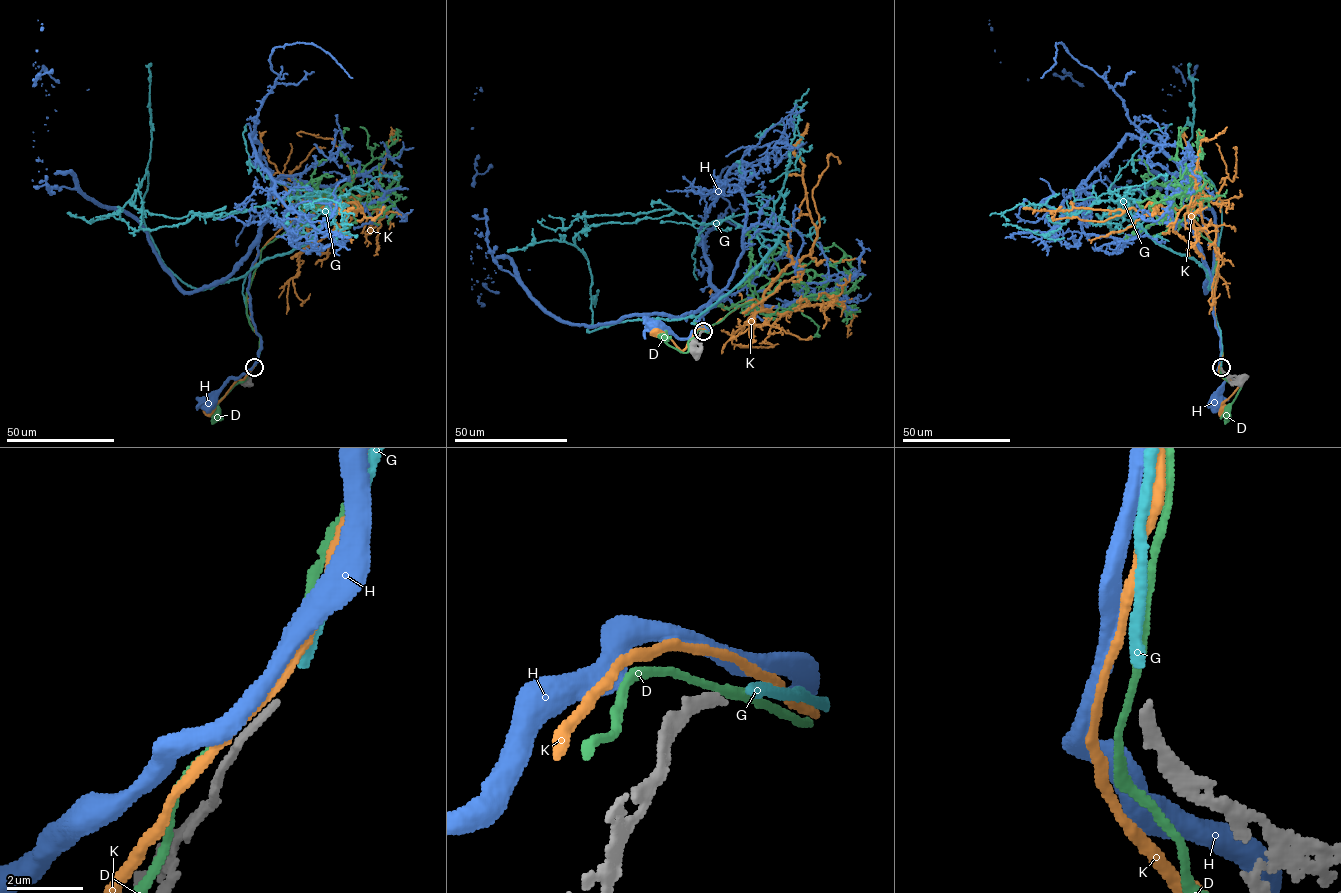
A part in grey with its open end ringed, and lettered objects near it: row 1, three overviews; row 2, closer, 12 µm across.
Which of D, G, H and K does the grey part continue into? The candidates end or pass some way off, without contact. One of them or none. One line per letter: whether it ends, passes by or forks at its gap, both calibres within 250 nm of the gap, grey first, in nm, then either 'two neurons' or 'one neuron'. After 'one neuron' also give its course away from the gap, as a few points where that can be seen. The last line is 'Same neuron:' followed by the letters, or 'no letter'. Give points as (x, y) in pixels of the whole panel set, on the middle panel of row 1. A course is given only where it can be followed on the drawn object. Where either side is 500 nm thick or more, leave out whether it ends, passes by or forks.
D: it passes by; 220 nm thick on the grey side, 200 nm on the other; two neurons
G: it ends there; 220 nm thick on the grey side, 240 nm on the other; one neuron; it runs (704, 331), (691, 323), (778, 243), (776, 227), (697, 223), (671, 209), (578, 217), (555, 230), (544, 221)
H: it passes by; 220 nm thick on the grey side, 400 nm on the other; two neurons
K: it passes by; 220 nm thick on the grey side, 200 nm on the other; two neurons
Same neuron: G

